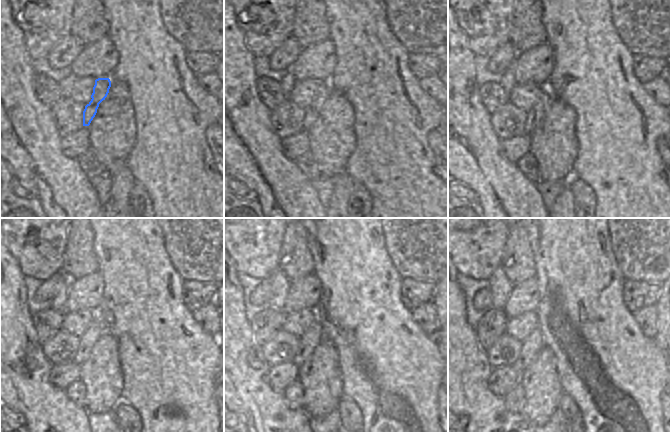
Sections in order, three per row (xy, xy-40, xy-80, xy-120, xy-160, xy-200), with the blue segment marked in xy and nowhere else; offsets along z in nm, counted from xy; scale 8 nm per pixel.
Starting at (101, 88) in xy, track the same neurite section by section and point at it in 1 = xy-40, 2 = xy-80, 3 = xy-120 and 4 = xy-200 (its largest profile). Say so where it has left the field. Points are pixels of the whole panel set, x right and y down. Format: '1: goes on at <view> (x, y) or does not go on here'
1: goes on at xy-40 (312, 113)
2: goes on at xy-80 (534, 116)
3: goes on at xy-120 (86, 342)
4: goes on at xy-200 (530, 347)

